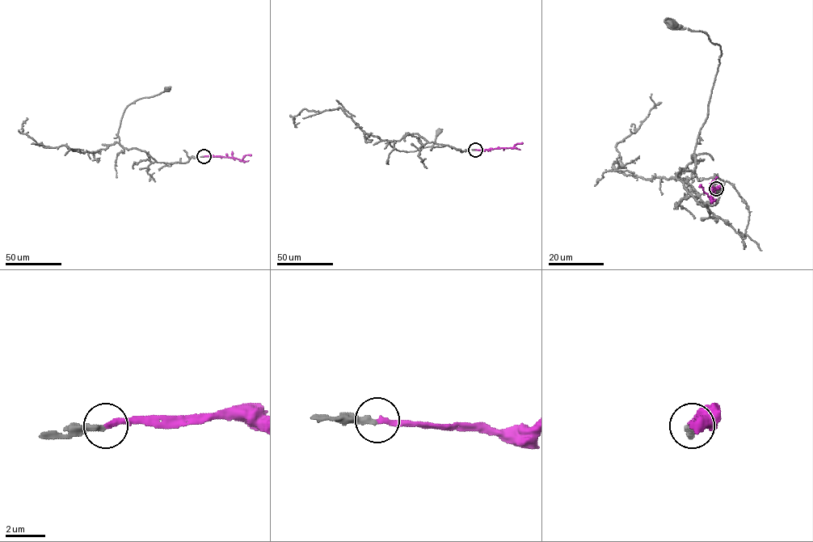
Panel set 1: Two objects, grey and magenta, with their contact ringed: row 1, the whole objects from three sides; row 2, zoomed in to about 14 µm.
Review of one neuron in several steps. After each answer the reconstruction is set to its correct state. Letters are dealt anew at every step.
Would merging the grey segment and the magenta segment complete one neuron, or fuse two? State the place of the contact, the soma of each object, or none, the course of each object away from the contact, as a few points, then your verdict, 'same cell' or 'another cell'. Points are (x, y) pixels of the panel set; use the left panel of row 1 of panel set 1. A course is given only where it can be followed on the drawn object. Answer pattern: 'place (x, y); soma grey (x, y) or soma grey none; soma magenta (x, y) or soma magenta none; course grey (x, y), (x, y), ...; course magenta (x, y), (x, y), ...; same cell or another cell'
place (204, 156); soma grey (167, 89); soma magenta none; course grey (204, 156), (191, 156), (185, 163), (158, 163), (145, 151), (127, 149), (120, 143), (125, 108), (166, 89); course magenta (204, 156), (233, 157), (242, 160), (246, 155), (251, 155); same cell

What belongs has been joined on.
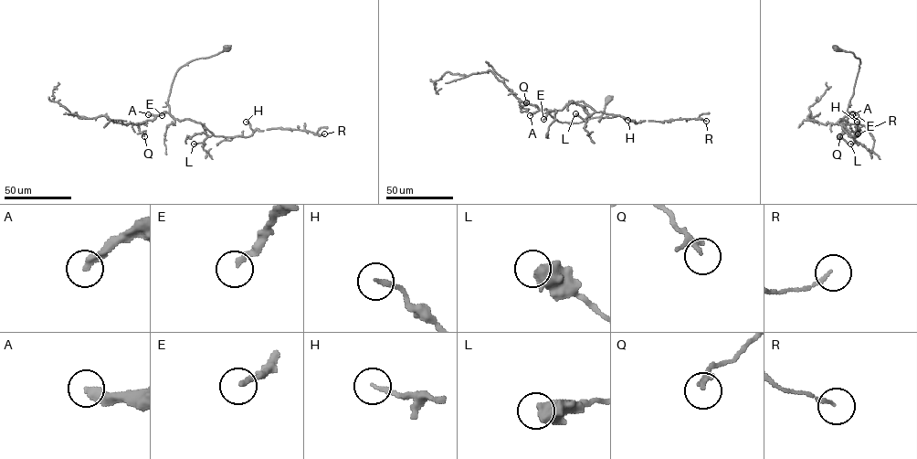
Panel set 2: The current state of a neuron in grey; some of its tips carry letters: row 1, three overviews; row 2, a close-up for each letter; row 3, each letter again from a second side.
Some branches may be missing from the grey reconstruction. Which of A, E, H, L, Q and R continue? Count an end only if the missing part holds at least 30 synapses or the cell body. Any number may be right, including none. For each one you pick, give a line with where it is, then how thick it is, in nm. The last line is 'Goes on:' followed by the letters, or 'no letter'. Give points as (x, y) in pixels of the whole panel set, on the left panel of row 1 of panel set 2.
A: Place: (148, 114). Thickness 340 nm
E: Place: (162, 115). Thickness 200 nm
Goes on: A, E

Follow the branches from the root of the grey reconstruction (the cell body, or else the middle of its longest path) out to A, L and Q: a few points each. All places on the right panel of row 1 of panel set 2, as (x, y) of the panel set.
A: (836, 48), (852, 52), (859, 58), (854, 93), (846, 112), (852, 114)
L: (836, 48), (852, 52), (860, 60), (847, 109), (847, 120), (839, 119), (838, 122), (857, 142), (850, 144)
Q: (836, 48), (852, 52), (860, 60), (847, 115), (838, 122), (845, 128), (839, 136)

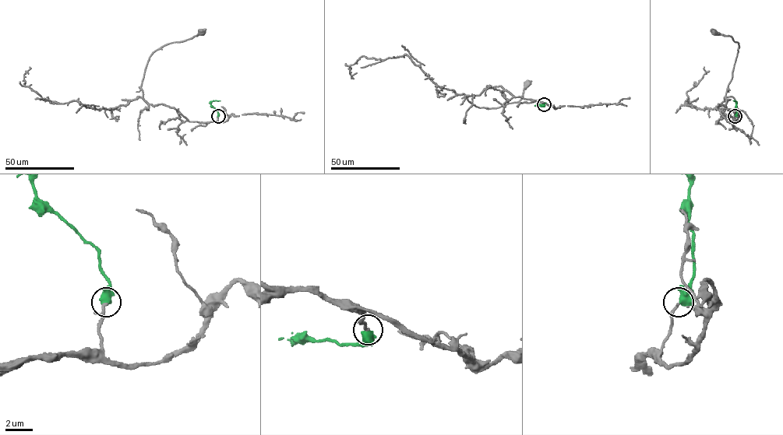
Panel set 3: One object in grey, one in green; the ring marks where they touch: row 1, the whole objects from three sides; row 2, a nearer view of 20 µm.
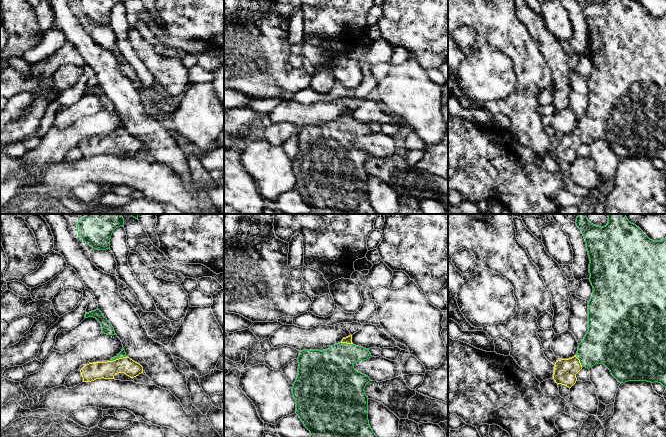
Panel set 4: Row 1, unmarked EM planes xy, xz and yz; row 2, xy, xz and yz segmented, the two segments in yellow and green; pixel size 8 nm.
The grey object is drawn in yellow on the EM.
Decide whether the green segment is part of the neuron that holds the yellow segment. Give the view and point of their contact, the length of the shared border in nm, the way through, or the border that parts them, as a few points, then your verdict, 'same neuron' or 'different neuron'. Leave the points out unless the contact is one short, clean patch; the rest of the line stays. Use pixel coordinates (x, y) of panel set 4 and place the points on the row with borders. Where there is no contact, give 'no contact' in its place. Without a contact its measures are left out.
contact xy (119, 358); length 140 nm; way xy (107, 370), (119, 358), (122, 354); same neuron

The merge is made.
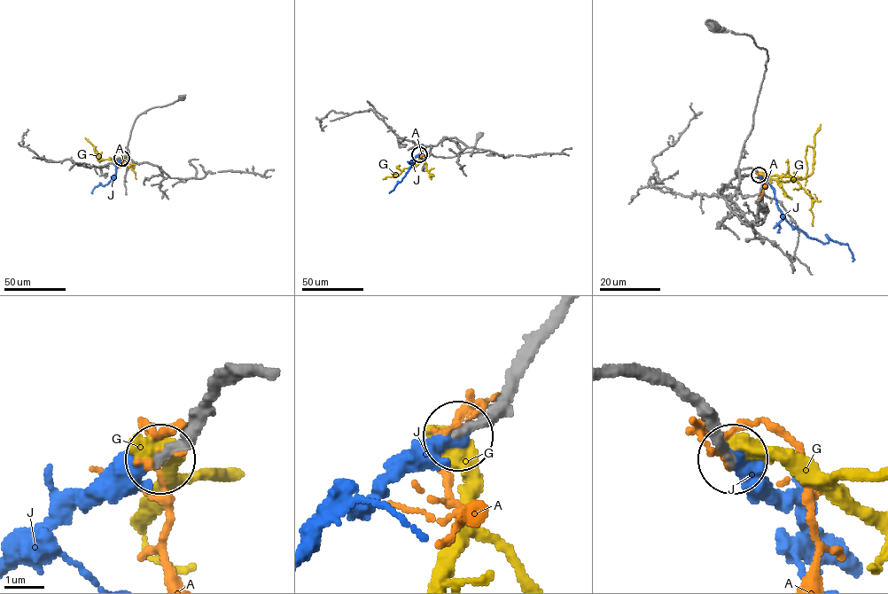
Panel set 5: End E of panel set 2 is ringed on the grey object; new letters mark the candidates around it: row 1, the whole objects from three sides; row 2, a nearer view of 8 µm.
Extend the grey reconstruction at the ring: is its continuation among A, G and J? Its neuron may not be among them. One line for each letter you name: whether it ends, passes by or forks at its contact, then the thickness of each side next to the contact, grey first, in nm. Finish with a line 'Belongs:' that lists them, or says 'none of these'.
J: it ends there; 280 nm thick on the grey side, 280 nm on the other
Belongs: J

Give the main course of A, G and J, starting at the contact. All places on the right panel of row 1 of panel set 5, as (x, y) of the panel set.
A: (759, 174), (760, 172), (764, 174), (765, 183), (761, 194)
G: (759, 174), (783, 182), (806, 178), (812, 172), (813, 167), (814, 151), (808, 145), (806, 185)
J: (759, 174), (774, 190), (778, 209), (786, 221), (823, 243), (832, 239), (846, 244), (852, 261)

